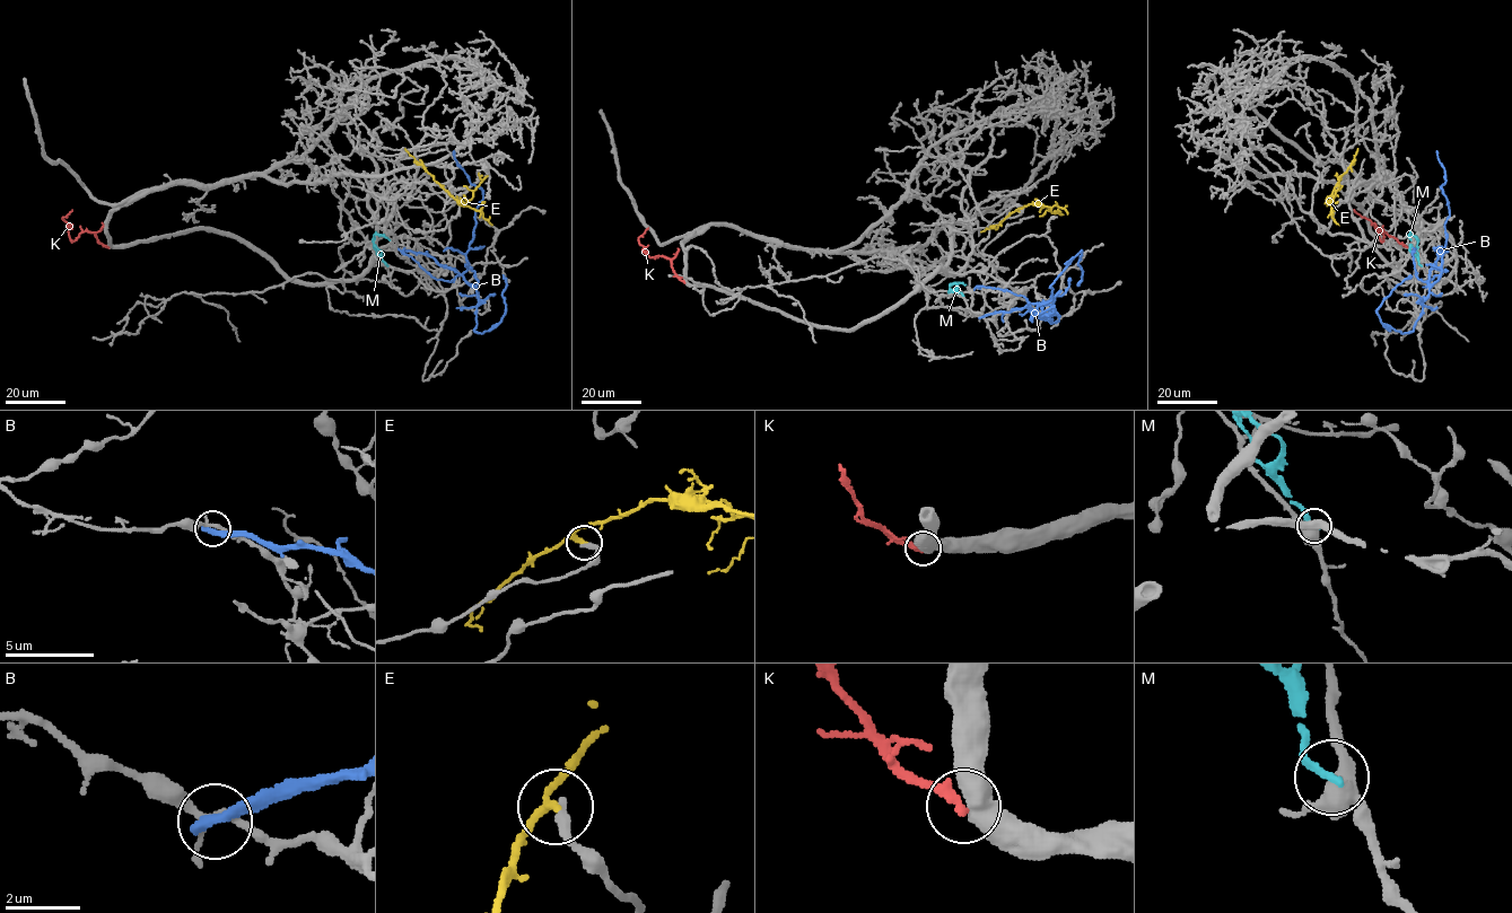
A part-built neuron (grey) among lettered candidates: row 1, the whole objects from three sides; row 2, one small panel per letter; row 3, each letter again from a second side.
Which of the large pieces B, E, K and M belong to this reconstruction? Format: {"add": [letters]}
{"add": []}

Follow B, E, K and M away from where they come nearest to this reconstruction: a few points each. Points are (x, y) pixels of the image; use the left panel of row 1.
B: (404, 249), (427, 254), (466, 282), (478, 282), (465, 253), (482, 191), (469, 181), (454, 150)
E: (443, 185), (464, 204), (481, 182), (479, 173)
K: (108, 247), (98, 242), (94, 233), (81, 231), (73, 240), (70, 238), (68, 224), (62, 218), (72, 209)
M: (386, 265), (374, 247), (374, 235), (384, 235), (390, 239)

